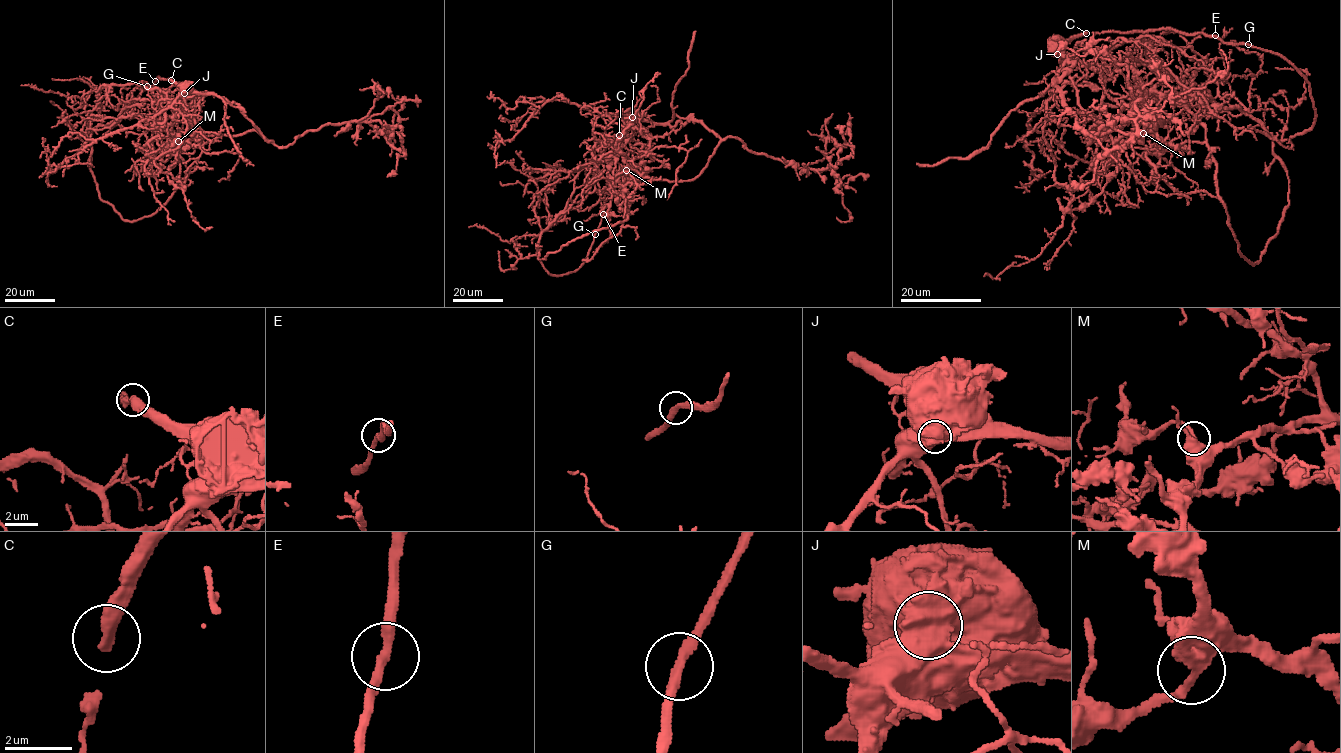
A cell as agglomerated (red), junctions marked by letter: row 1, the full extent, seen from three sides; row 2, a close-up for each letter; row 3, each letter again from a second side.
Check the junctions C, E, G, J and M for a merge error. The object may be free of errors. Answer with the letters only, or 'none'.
J

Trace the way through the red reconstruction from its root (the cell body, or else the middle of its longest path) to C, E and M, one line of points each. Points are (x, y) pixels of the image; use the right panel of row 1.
C: (1053, 46), (1063, 46), (1086, 33)
E: (1053, 46), (1110, 72), (1167, 70), (1274, 139), (1313, 126), (1310, 84), (1290, 64), (1215, 35)
M: (1053, 46), (1100, 69), (1104, 91), (1122, 107), (1145, 110), (1155, 128), (1143, 133)

